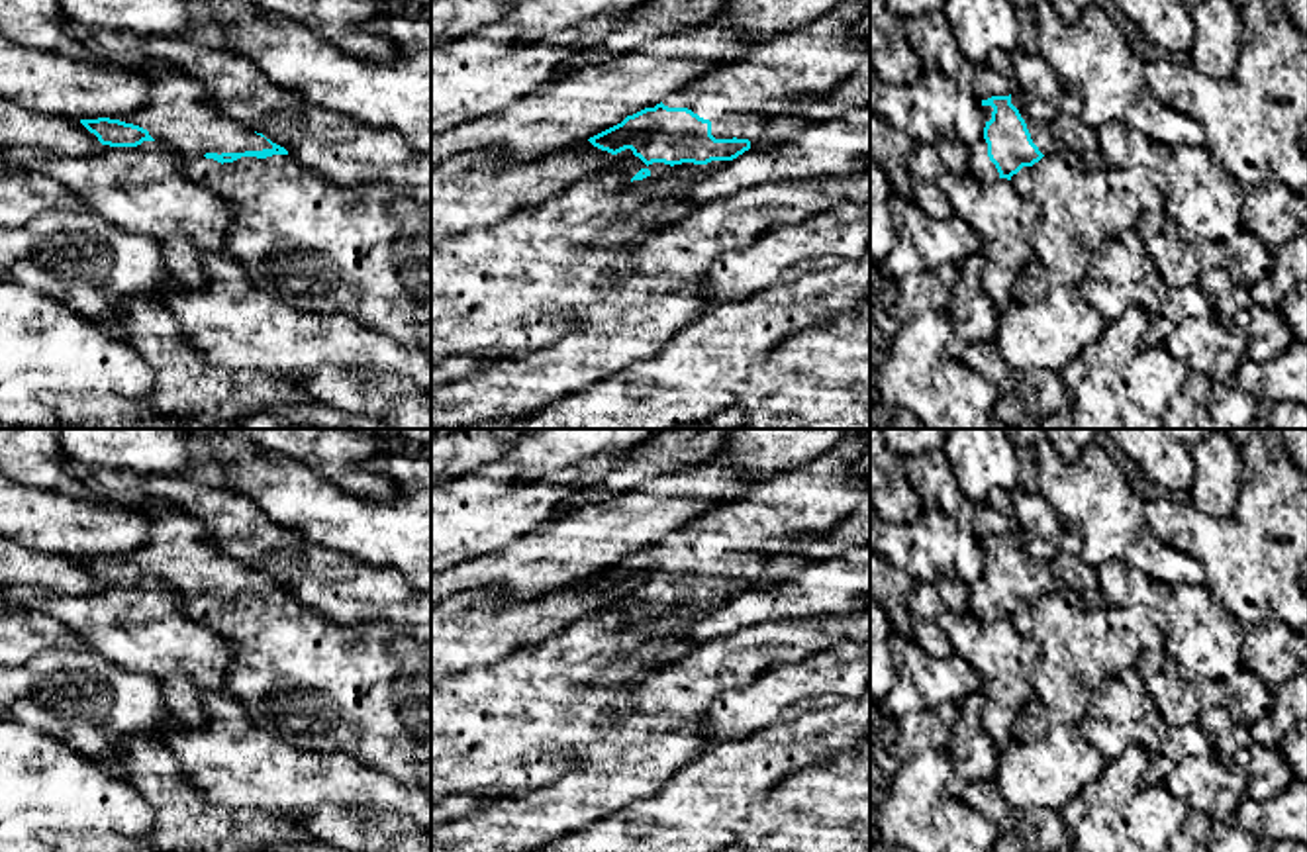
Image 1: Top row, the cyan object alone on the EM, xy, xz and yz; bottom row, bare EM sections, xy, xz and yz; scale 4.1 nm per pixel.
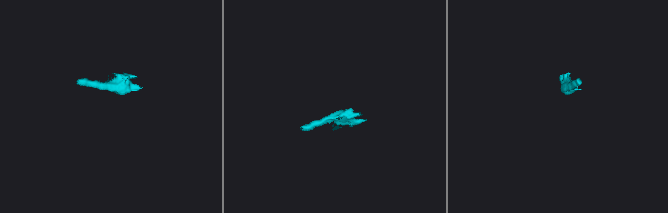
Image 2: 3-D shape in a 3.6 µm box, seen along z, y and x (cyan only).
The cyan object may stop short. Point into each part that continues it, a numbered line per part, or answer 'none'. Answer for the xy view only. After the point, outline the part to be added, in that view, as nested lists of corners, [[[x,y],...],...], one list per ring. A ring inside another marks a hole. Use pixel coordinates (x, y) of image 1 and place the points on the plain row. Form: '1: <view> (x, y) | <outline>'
1: xy (185, 561) | [[[170,515],[149,517],[149,521],[147,543],[121,560],[147,568],[174,595],[272,588],[265,576],[229,556],[223,544],[206,537],[198,525]]]

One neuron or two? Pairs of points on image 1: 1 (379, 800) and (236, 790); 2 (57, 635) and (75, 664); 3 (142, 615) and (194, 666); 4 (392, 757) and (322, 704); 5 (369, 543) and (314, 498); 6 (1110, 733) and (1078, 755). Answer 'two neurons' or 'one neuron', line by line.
1: one neuron
2: two neurons
3: one neuron
4: one neuron
5: one neuron
6: two neurons

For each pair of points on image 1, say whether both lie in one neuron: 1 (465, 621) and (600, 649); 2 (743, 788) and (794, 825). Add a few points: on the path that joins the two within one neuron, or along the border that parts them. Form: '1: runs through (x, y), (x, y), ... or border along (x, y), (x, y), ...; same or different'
1: border along (586, 615), (541, 643), (504, 657); different
2: border along (798, 772), (792, 772), (769, 790), (735, 831); different

